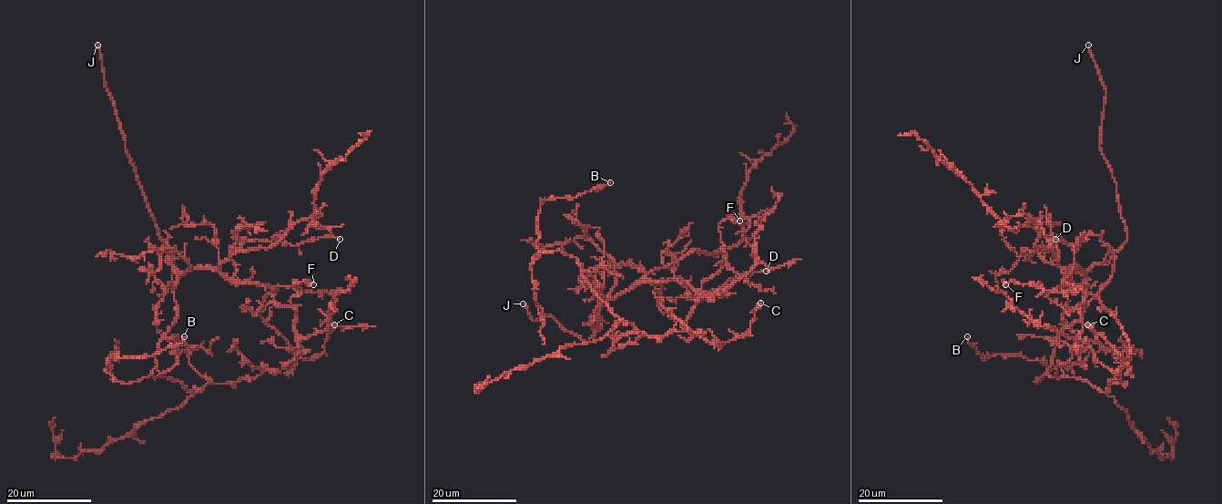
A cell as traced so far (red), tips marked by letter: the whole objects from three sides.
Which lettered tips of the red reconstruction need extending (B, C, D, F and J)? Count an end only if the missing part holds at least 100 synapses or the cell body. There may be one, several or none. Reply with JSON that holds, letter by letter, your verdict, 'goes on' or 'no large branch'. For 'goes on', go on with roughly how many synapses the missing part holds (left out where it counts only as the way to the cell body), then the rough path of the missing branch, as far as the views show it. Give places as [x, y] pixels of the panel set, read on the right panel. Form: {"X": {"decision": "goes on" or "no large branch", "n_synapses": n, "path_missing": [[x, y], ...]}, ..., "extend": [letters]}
{"B": {"decision": "no large branch"}, "C": {"decision": "no large branch"}, "D": {"decision": "no large branch"}, "F": {"decision": "no large branch"}, "J": {"decision": "goes on"}, "extend": ["J"]}

